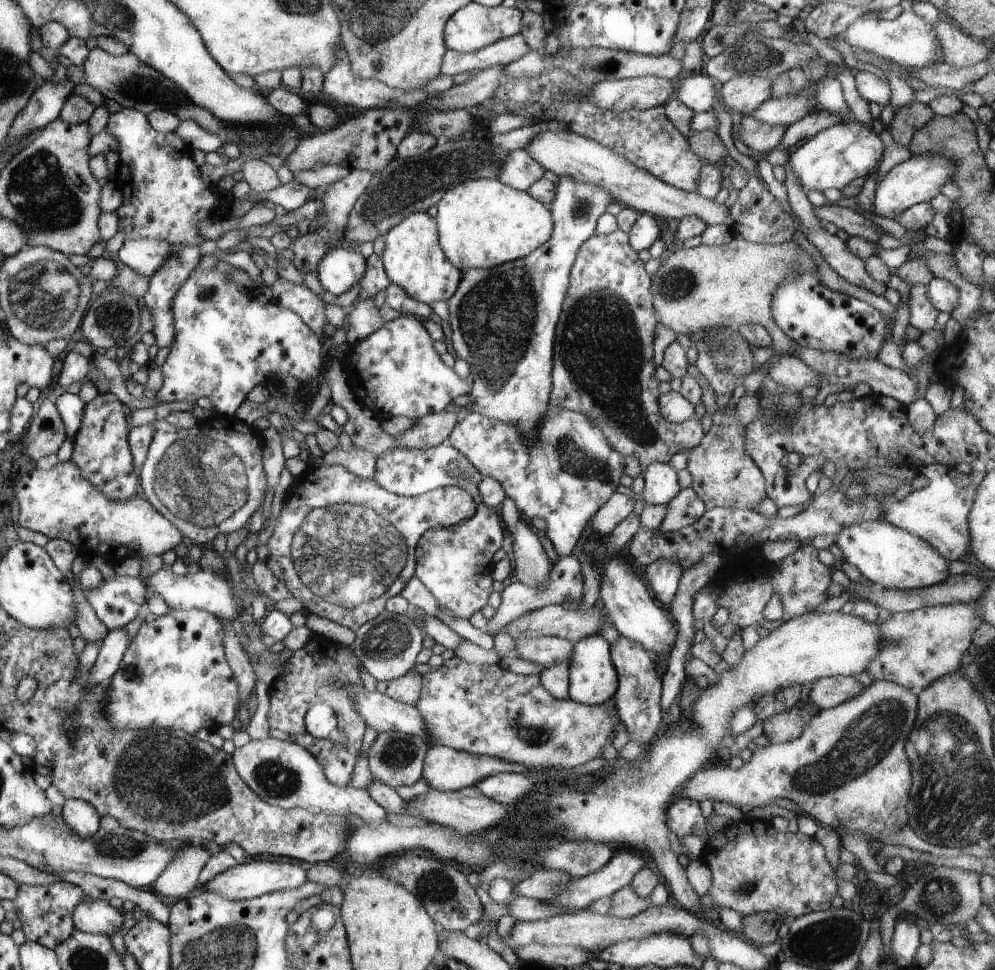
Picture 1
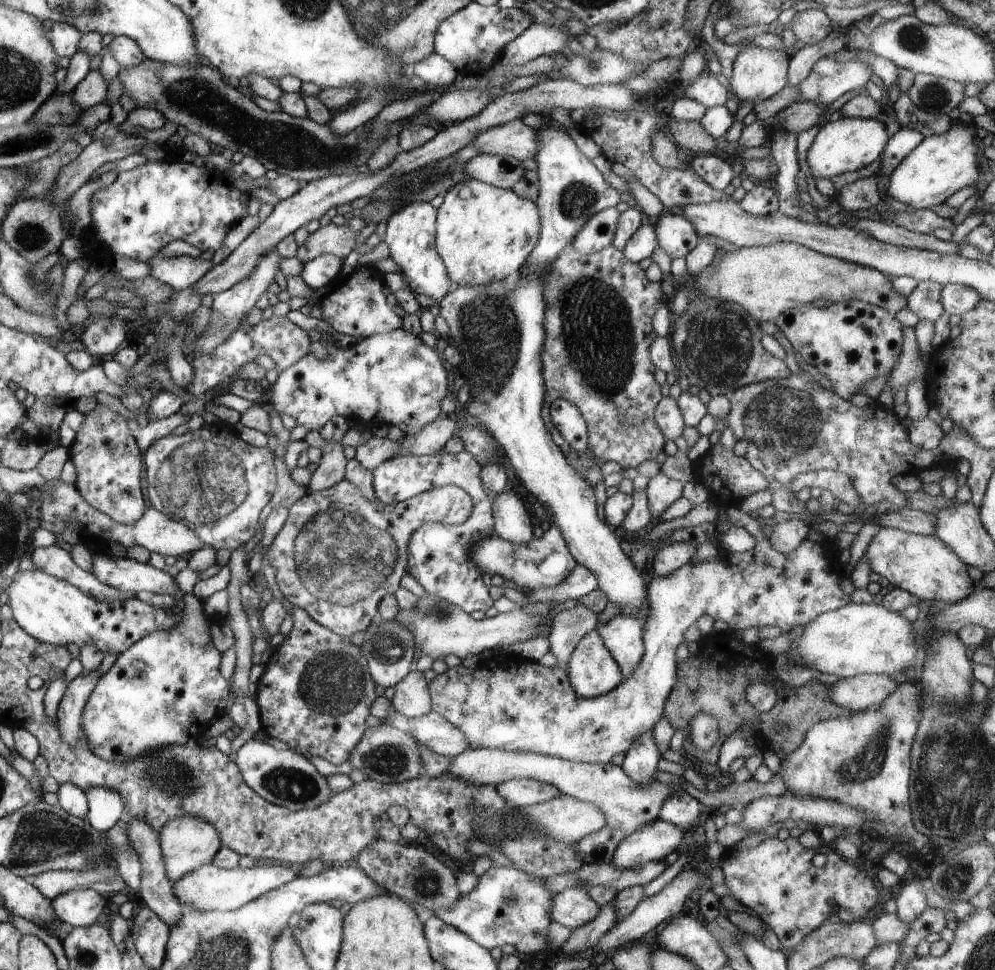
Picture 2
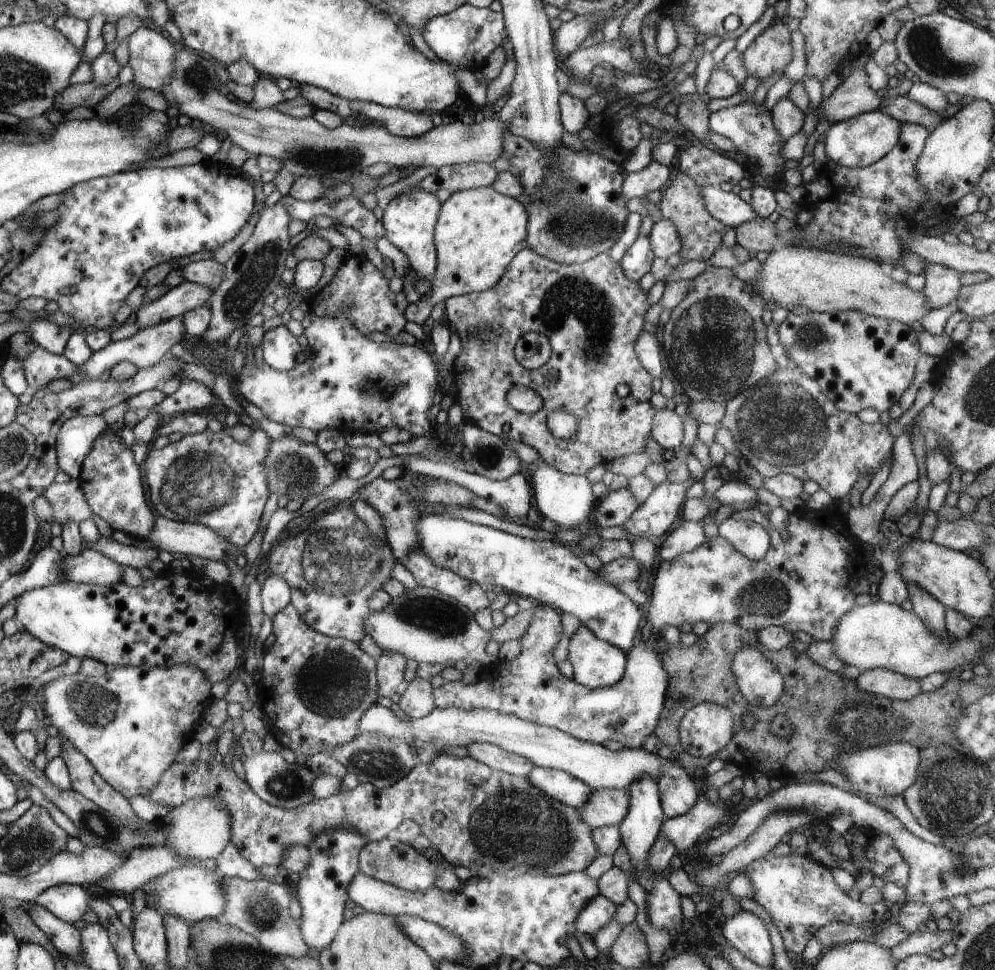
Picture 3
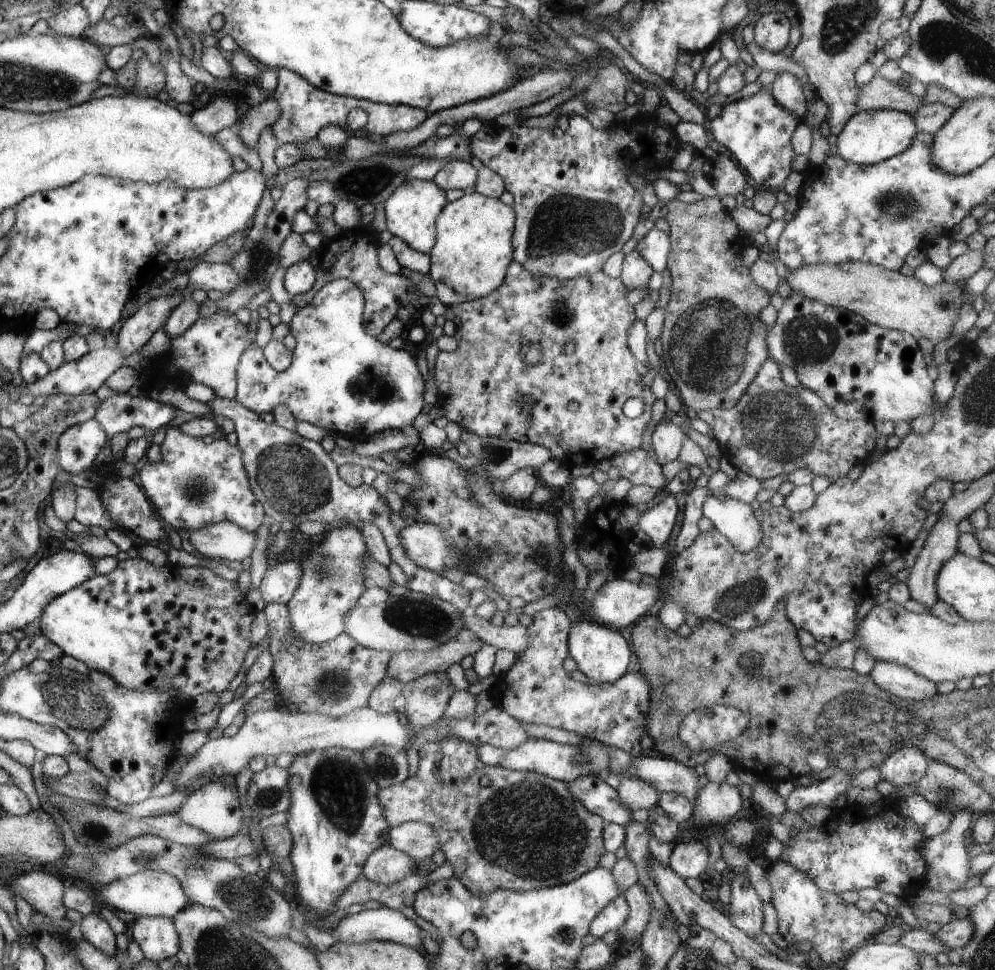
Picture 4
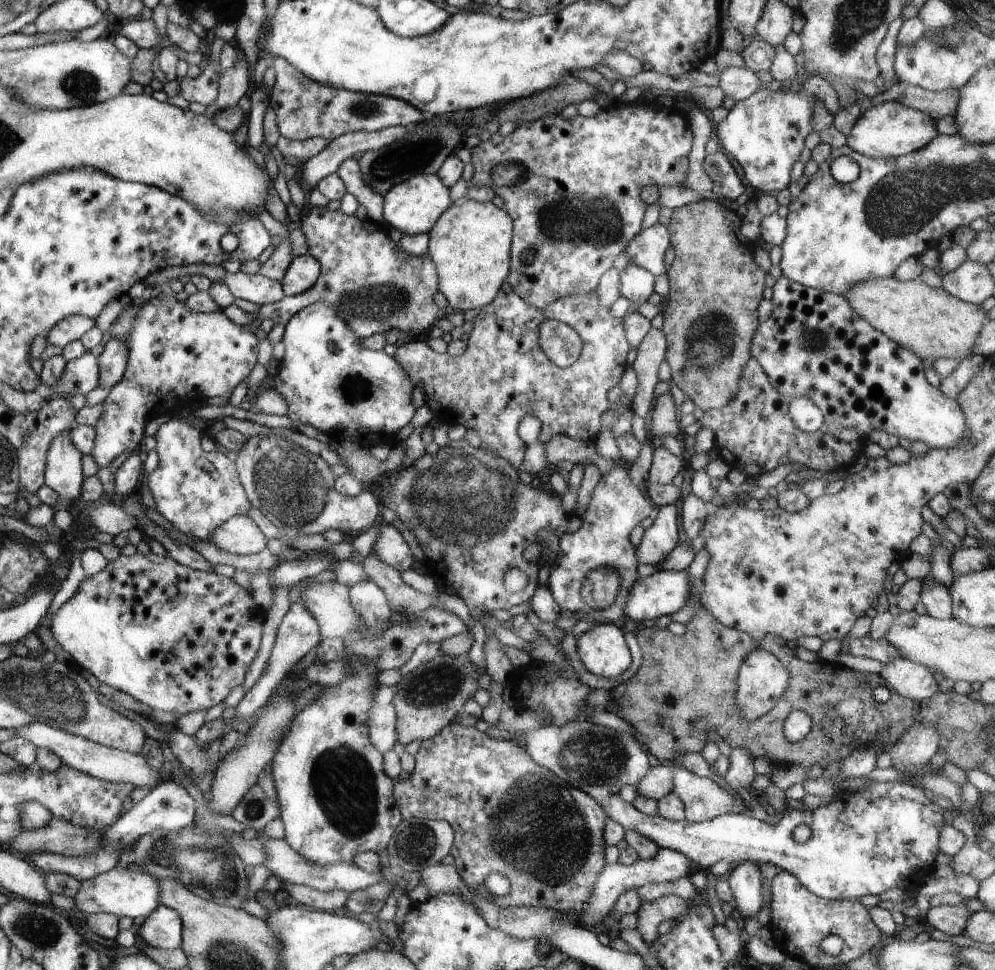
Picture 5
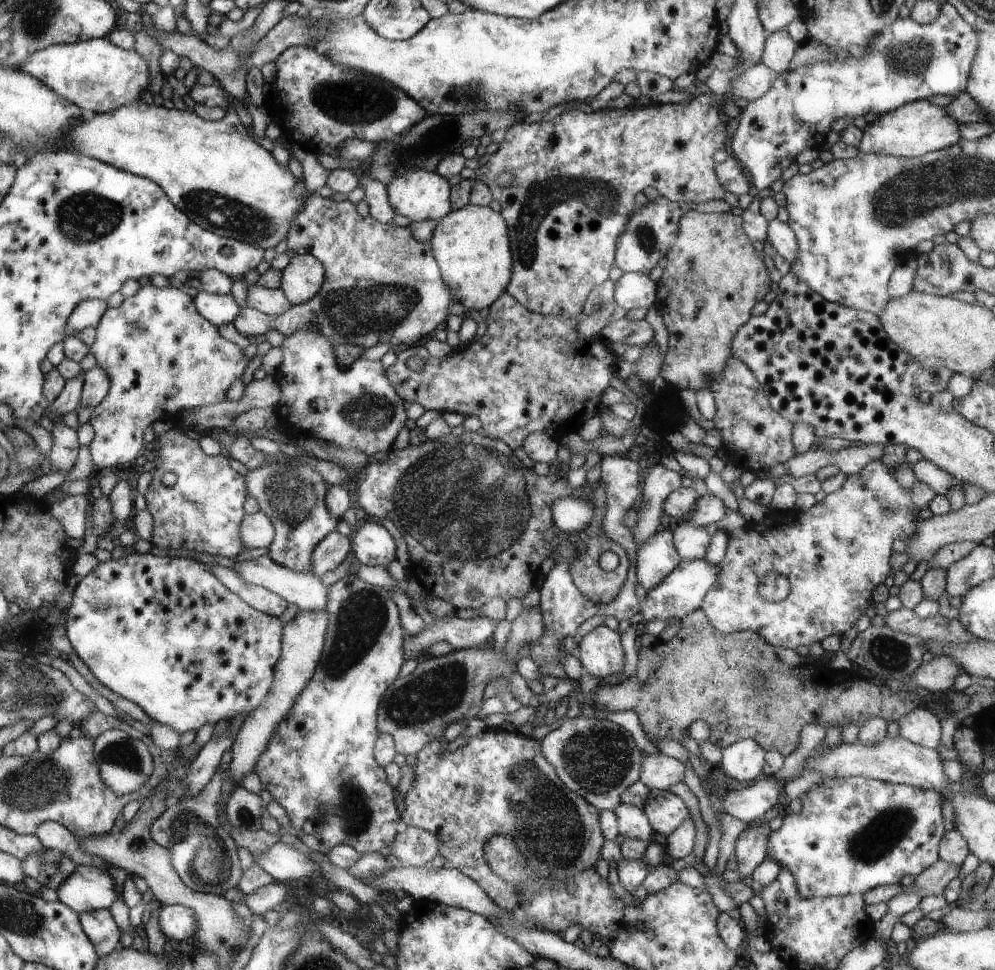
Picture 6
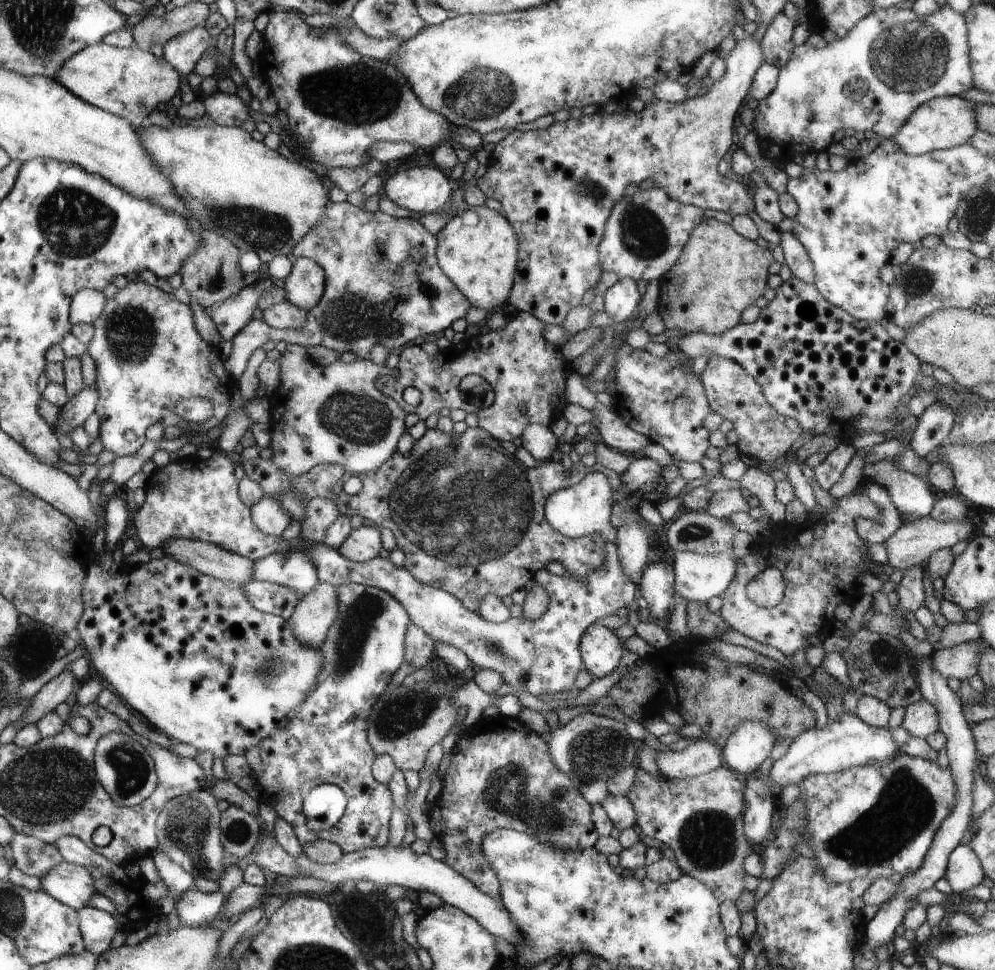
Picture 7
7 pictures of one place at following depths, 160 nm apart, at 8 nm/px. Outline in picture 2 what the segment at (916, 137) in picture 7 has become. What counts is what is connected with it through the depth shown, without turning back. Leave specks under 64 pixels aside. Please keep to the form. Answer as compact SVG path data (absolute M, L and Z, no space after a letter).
M834 117L819 128L808 150L807 164L814 178L829 179L835 174L856 172L872 164L882 154L890 138L886 125L878 119Z

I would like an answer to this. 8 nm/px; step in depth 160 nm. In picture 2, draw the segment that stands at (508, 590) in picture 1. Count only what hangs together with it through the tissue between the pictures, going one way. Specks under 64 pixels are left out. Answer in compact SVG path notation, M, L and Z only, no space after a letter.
M576 565L576 568L564 579L562 584L555 587L541 587L533 591L523 592L526 601L520 605L523 607L528 603L562 603L567 599L577 600L584 594L599 588L599 580L594 571L585 566Z

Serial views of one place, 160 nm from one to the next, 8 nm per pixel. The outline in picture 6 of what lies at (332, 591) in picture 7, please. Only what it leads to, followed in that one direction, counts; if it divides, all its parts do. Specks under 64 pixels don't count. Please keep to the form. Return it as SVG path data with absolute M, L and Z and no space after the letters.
M324 609L299 611L288 622L284 629L283 658L276 668L271 694L248 719L244 720L242 726L238 726L234 734L231 746L233 757L228 765L233 783L237 784L243 776L255 769L260 755L267 749L268 743L271 743L271 736L275 735L275 728L282 724L282 720L295 705L299 694L308 681L311 681L323 656L329 624L330 616Z

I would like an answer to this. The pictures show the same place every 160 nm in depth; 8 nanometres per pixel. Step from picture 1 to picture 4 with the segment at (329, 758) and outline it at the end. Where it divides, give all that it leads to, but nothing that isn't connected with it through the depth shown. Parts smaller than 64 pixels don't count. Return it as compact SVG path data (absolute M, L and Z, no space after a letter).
M268 603L264 614L270 626L268 650L274 658L269 686L280 696L280 712L346 716L354 709L368 707L372 690L388 675L392 652L364 647L346 634L325 644L309 644L294 636L286 604Z

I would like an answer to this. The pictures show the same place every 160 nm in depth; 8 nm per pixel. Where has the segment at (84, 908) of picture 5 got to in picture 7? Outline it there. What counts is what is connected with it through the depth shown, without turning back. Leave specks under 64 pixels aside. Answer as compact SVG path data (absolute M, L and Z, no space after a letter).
M64 860L43 874L40 884L52 898L77 911L97 895L89 870Z

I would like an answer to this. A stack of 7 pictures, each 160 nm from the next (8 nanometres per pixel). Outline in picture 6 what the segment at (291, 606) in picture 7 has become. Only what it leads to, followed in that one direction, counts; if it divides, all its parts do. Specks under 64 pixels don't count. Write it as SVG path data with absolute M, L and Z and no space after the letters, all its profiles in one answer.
M208 566L208 568L228 586L228 590L235 592L244 602L255 607L257 611L273 614L278 618L286 612L289 602L278 594L270 592L267 588L246 582L238 573L228 567Z

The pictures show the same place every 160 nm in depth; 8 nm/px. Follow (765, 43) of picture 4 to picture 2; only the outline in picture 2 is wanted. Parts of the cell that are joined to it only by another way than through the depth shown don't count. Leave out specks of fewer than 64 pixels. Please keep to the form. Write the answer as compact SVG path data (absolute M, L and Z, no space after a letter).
M756 46L746 47L737 55L733 63L733 77L729 80L730 88L732 88L730 95L734 94L736 99L740 102L742 100L750 100L756 104L762 102L762 100L772 98L774 94L778 94L784 86L787 86L788 67L791 54L792 53L788 53L786 50L781 49L765 49Z

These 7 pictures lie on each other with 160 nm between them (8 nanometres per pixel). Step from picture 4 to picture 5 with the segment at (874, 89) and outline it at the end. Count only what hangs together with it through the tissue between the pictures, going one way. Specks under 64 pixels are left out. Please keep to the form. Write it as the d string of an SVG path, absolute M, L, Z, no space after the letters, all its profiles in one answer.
M902 86L905 94L904 98L900 100L901 104L904 103L907 107L921 110L935 120L945 116L955 118L961 97L959 90L948 89L938 92L927 91L920 87Z

